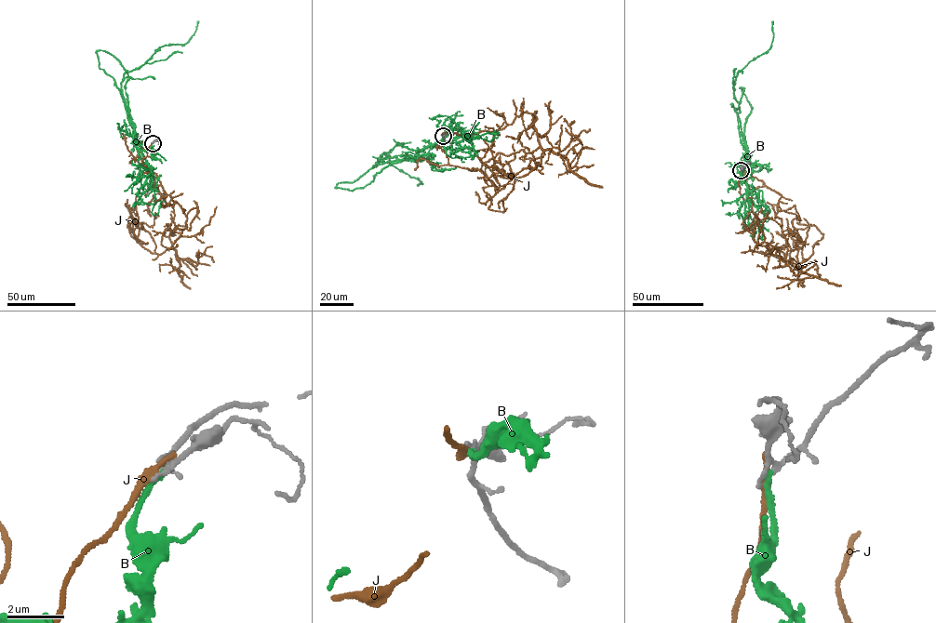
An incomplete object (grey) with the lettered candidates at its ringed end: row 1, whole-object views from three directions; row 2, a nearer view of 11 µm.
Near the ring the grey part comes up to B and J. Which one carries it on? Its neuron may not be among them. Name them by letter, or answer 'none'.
B

